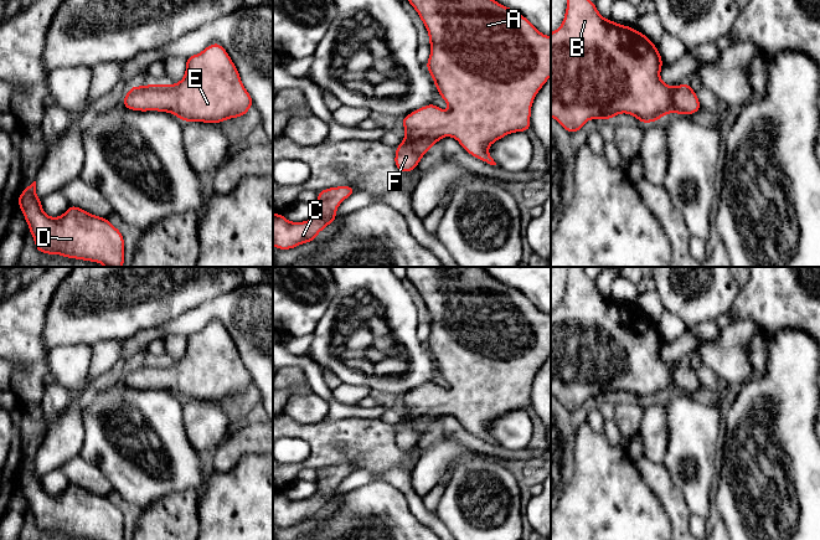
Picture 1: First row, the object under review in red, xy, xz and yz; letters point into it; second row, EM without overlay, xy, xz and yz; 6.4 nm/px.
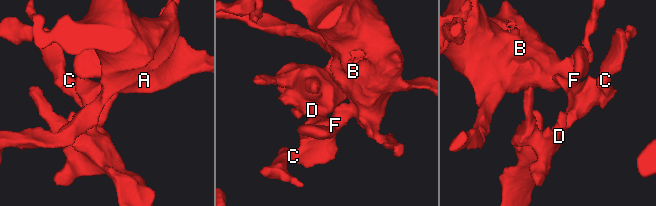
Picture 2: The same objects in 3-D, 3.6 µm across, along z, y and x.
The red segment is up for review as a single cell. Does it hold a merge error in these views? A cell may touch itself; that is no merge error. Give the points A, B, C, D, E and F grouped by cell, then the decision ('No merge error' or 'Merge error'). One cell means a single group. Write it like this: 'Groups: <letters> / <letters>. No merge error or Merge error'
Groups: A B C D E F. No merge error

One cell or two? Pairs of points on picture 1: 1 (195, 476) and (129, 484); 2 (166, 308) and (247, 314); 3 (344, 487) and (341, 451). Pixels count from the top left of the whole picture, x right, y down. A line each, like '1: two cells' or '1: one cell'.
1: one cell
2: two cells
3: two cells

